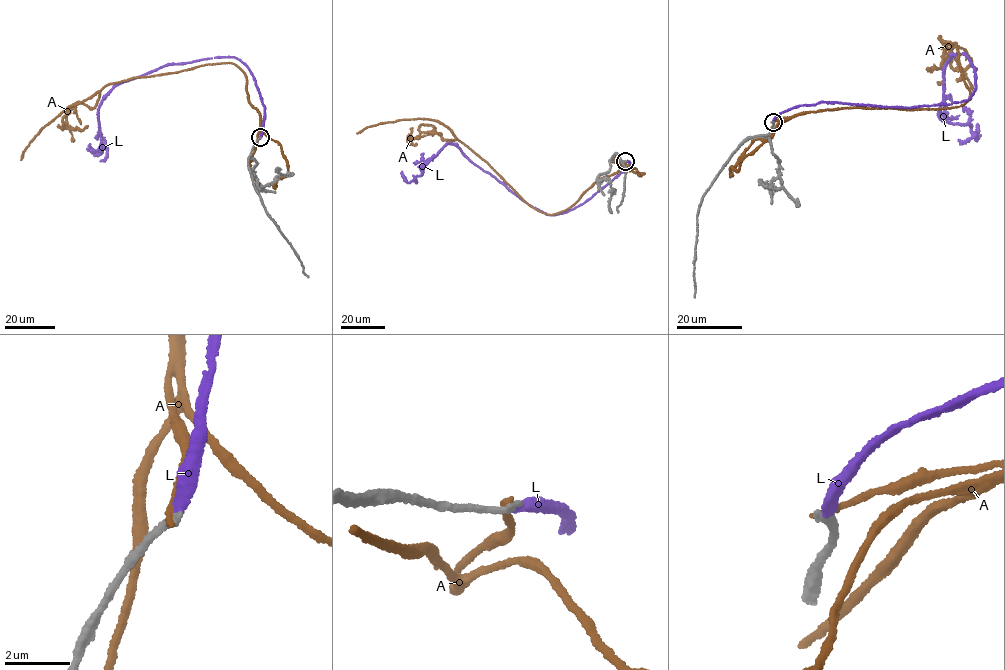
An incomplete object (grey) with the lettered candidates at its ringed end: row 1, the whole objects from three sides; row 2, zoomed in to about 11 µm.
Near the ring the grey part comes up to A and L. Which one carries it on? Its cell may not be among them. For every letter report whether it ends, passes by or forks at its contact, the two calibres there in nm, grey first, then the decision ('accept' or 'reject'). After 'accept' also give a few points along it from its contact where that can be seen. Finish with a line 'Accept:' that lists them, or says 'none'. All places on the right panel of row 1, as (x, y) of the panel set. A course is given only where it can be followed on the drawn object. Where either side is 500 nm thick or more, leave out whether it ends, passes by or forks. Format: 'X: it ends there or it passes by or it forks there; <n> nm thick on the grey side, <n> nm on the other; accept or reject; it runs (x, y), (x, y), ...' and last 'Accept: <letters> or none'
A: it ends there; 240 nm thick on the grey side, 200 nm on the other; reject
L: it ends there; 240 nm thick on the grey side, 360 nm on the other; accept; it runs (772, 121), (826, 102), (969, 99), (976, 68), (957, 53), (945, 66), (940, 111), (977, 139), (977, 123)
Accept: L

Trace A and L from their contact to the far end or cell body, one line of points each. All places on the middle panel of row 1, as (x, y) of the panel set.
A: (625, 161), (577, 202), (551, 214), (528, 204), (436, 121), (403, 119), (356, 133)
L: (625, 161), (628, 167), (591, 198), (558, 214), (529, 205), (454, 145), (427, 159), (411, 182), (402, 171)

